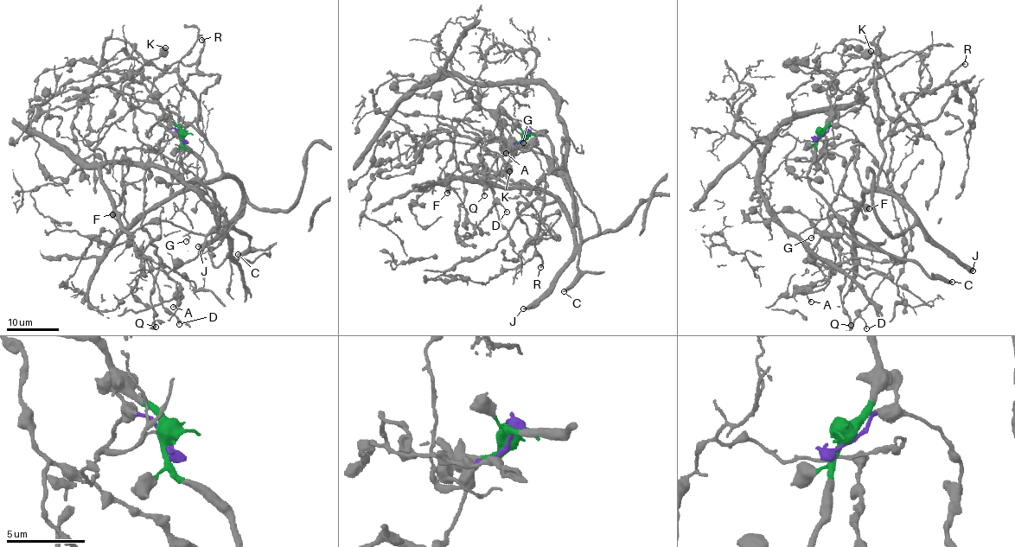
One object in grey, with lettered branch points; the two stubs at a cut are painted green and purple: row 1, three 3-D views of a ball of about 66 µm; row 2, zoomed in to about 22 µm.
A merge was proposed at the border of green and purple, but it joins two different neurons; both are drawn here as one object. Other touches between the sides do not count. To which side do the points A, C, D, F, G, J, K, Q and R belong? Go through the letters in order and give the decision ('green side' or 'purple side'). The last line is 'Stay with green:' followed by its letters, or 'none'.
A: green side
C: green side
D: purple side
F: purple side
G: green side
J: purple side
K: green side
Q: purple side
R: purple side
Stay with green: A, C, G, K

